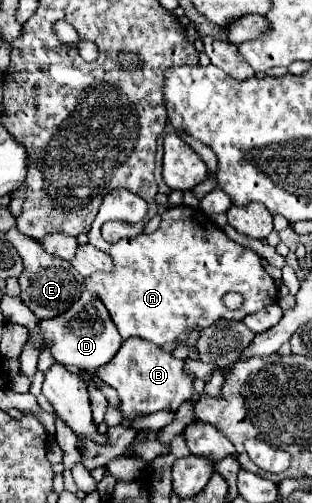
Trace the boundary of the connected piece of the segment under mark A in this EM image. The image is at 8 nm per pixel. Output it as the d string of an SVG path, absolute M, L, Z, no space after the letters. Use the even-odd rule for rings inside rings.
M112 191L104 197L102 207L100 207L90 231L88 231L88 243L94 245L96 249L100 249L102 253L110 255L114 269L108 271L108 273L98 271L98 273L90 275L86 279L86 289L98 293L102 303L106 303L106 309L110 311L112 319L114 319L114 323L116 323L116 327L118 327L118 331L124 339L142 337L142 339L162 347L162 345L174 343L184 331L202 331L218 319L242 321L246 315L256 313L256 311L278 301L278 285L264 271L260 257L252 249L238 245L232 239L228 239L228 235L220 227L216 227L210 217L202 215L200 209L192 209L192 207L186 207L186 205L168 207L162 213L160 227L150 235L140 233L136 237L124 237L116 243L108 243L100 235L100 227L106 221L114 221L114 219L142 221L144 215L146 215L146 201L144 199L140 199L138 195L134 195L130 191ZM228 291L236 291L246 299L246 303L240 311L230 311L230 309L224 307L222 297Z

